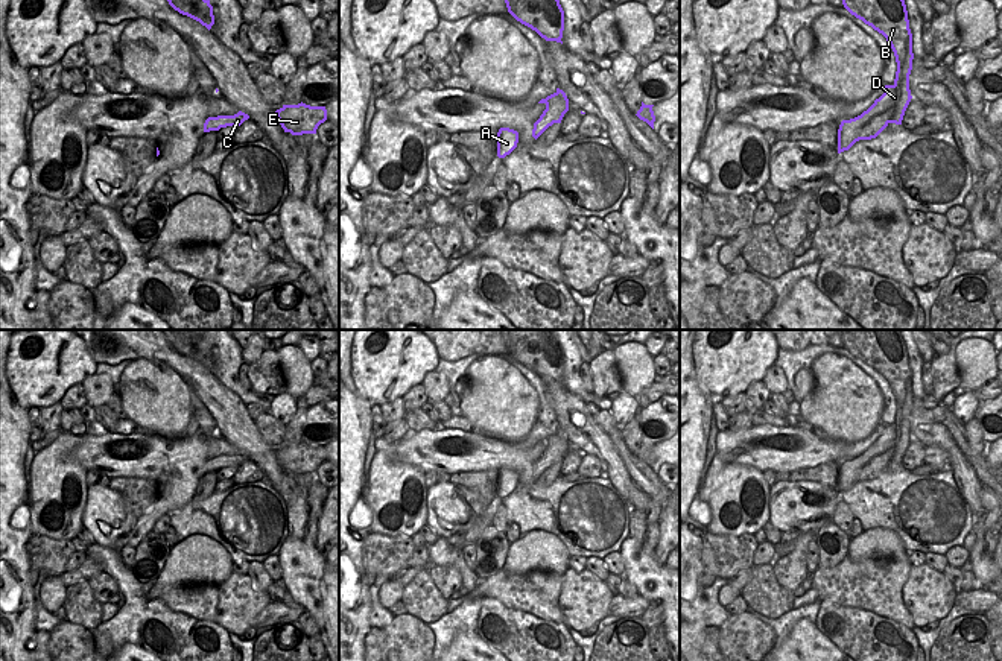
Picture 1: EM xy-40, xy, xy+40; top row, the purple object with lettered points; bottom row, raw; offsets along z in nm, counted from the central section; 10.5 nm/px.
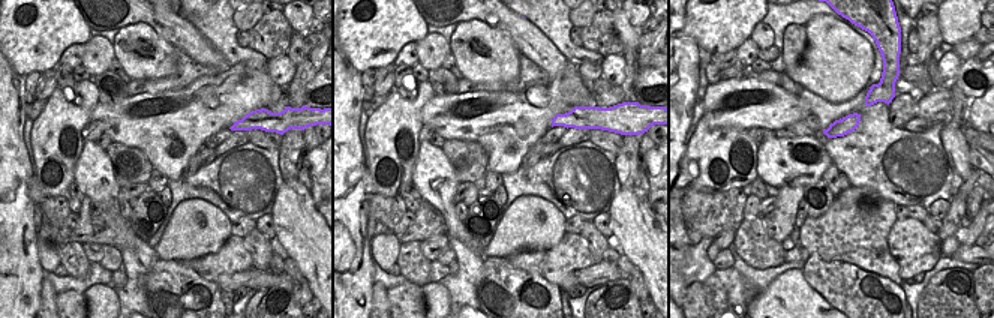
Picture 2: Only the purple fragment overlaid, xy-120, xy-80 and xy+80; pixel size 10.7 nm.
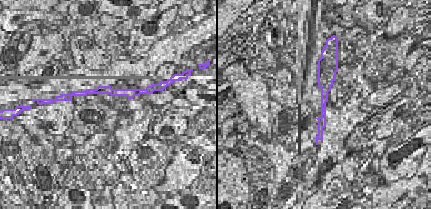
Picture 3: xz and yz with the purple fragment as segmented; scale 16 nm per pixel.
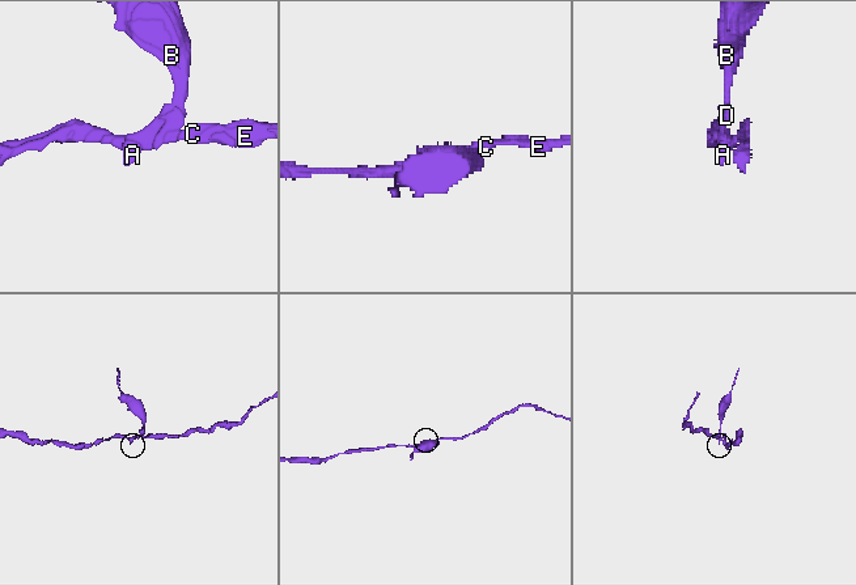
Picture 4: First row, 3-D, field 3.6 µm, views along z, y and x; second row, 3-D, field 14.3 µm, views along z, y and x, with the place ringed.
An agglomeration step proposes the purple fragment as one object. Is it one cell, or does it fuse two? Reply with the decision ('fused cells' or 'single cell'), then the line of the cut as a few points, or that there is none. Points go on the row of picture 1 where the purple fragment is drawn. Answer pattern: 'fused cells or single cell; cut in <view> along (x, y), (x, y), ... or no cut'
fused cells; cut in xy+40 along (864, 111), (871, 116), (890, 114), (893, 119)

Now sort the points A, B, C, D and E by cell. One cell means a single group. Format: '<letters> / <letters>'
A C E / B D

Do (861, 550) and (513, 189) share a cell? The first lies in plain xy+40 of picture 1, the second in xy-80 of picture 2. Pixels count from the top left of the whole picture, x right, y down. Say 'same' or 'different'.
different

